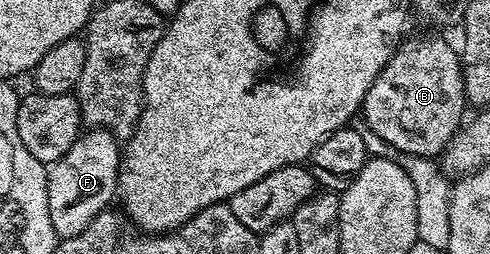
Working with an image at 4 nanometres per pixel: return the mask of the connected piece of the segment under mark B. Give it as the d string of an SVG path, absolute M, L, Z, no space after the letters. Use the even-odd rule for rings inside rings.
M404 37L395 48L394 56L381 68L377 80L369 84L361 107L361 119L387 146L399 150L400 155L438 159L453 136L464 125L463 109L469 103L463 91L463 63L458 49L455 50L443 38Z

